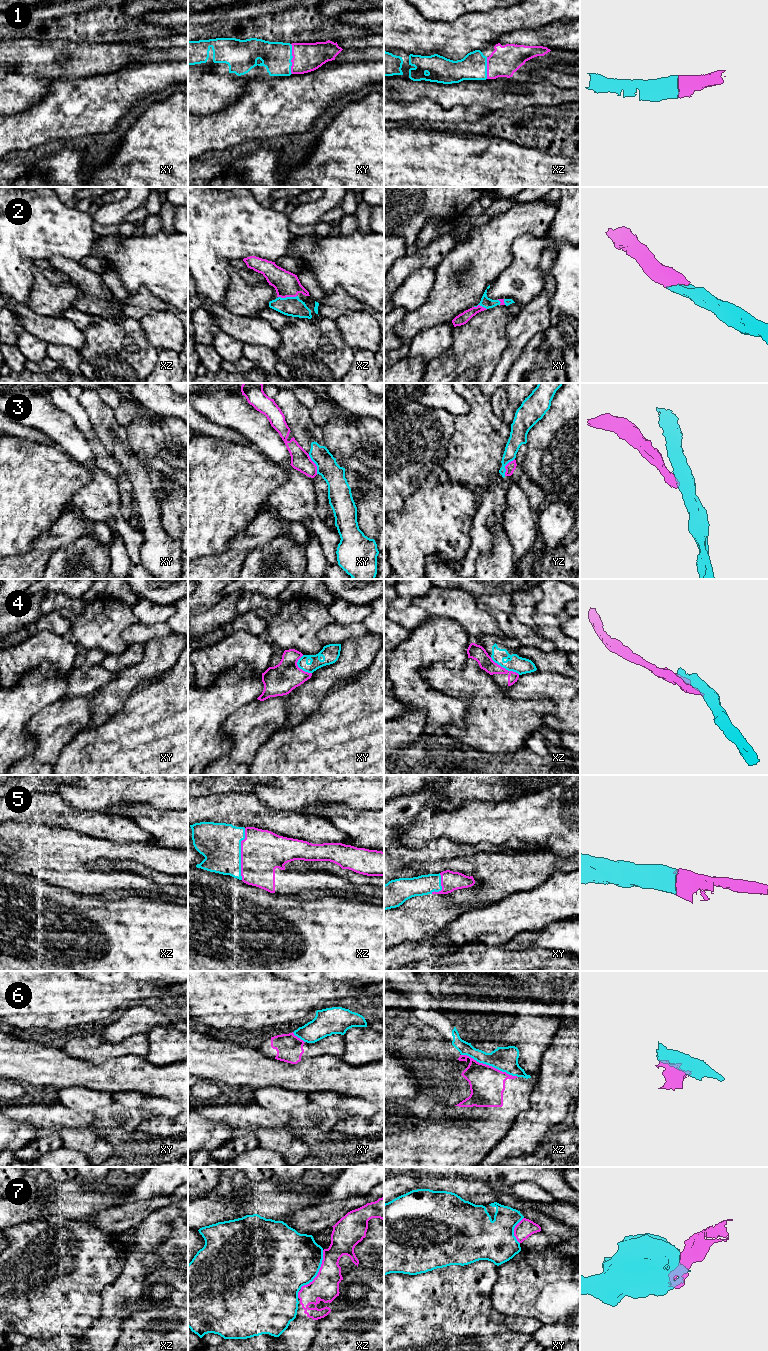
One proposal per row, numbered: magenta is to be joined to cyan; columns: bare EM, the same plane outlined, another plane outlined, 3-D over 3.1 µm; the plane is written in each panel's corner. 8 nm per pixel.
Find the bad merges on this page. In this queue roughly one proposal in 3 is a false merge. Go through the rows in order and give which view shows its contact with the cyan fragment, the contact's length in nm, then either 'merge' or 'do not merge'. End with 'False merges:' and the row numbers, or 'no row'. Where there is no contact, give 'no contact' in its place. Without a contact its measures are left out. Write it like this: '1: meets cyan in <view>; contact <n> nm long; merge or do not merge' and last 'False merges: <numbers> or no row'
1: meets cyan in xy; contact 240 nm long; merge
2: meets cyan in xz; contact 150 nm long; merge
3: meets cyan in xy; contact 180 nm long; do not merge
4: meets cyan in xz; contact 280 nm long; do not merge
5: meets cyan in xz; contact 420 nm long; merge
6: meets cyan in xz; contact 500 nm long; do not merge
7: meets cyan in xz; contact 360 nm long; do not merge
False merges: 3, 4, 6, 7

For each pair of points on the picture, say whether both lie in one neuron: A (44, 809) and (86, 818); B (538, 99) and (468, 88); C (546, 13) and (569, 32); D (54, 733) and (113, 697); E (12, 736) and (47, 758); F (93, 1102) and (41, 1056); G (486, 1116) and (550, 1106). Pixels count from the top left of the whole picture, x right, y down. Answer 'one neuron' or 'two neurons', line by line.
A: one neuron
B: one neuron
C: two neurons
D: two neurons
E: two neurons
F: two neurons
G: two neurons

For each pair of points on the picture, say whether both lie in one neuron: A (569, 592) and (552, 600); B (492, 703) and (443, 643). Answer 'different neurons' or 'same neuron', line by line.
A: same neuron
B: different neurons

